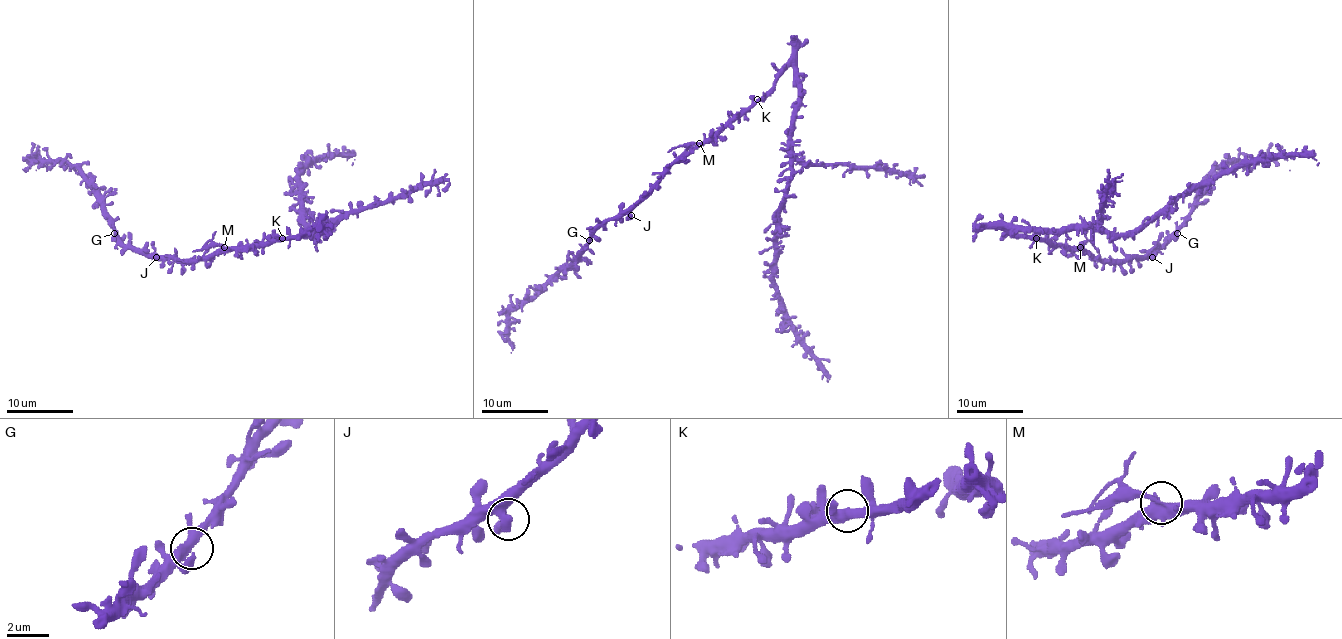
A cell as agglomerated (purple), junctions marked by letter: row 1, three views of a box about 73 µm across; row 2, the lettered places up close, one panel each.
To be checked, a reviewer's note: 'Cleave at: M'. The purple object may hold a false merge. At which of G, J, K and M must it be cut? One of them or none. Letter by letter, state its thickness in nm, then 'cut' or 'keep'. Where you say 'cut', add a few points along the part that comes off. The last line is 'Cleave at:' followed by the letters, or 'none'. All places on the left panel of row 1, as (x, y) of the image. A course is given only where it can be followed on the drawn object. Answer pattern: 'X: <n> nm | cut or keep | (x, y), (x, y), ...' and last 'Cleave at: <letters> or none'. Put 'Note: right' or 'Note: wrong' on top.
Note: right
G: 320 nm | keep
J: 360 nm | keep
K: 340 nm | keep
M: 360 nm | cut | (224, 247), (209, 246), (192, 251)
Cleave at: M

